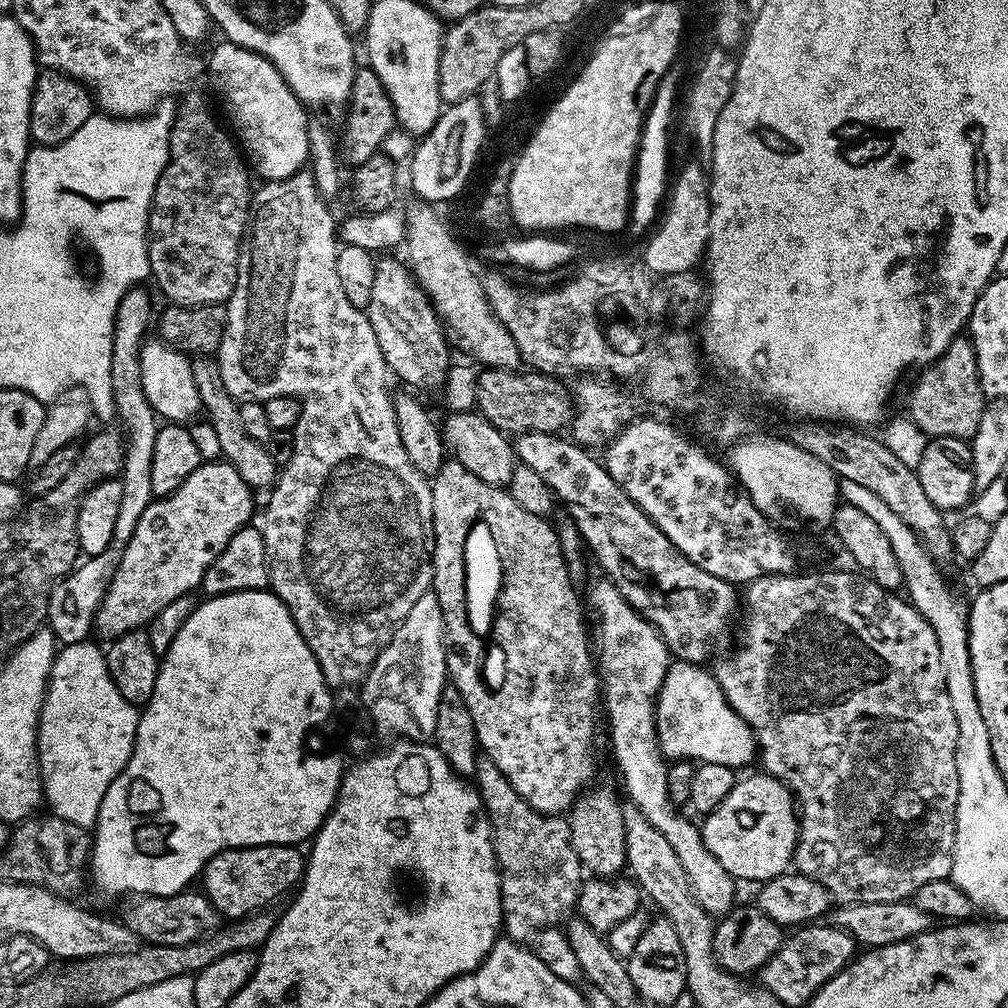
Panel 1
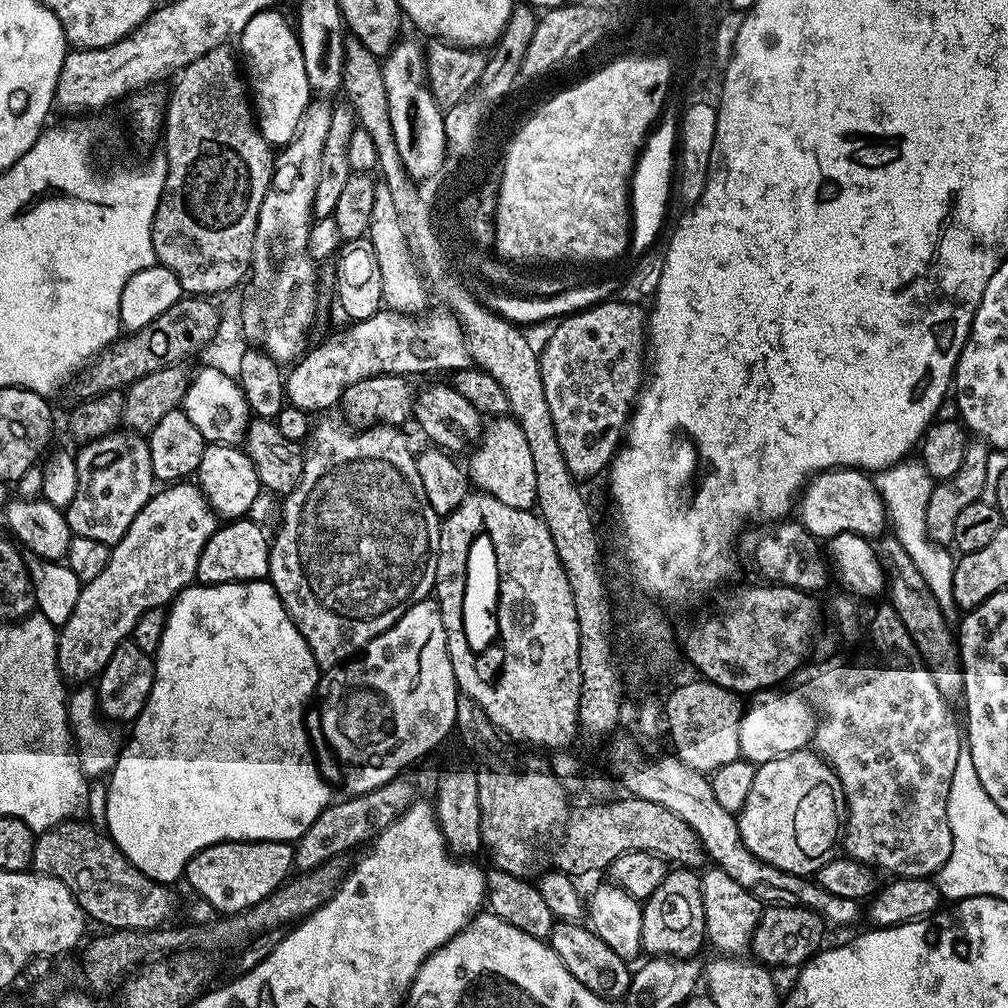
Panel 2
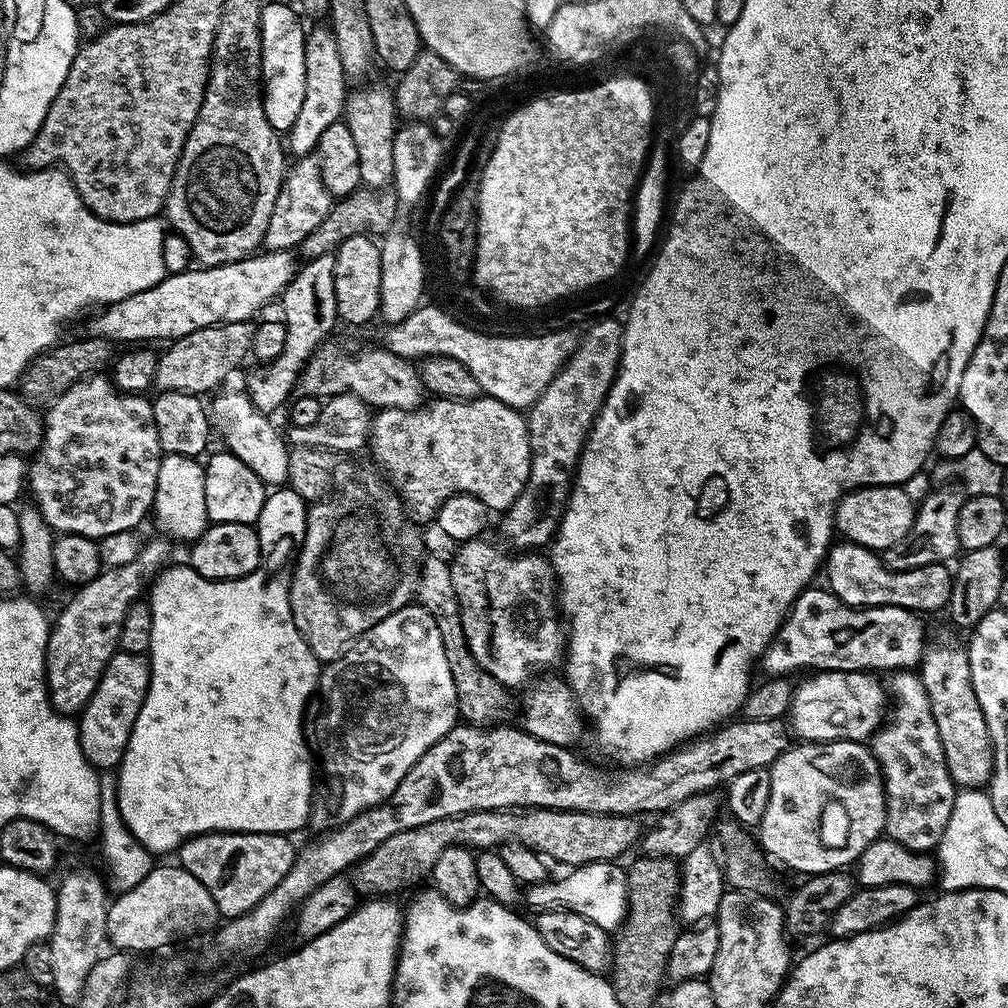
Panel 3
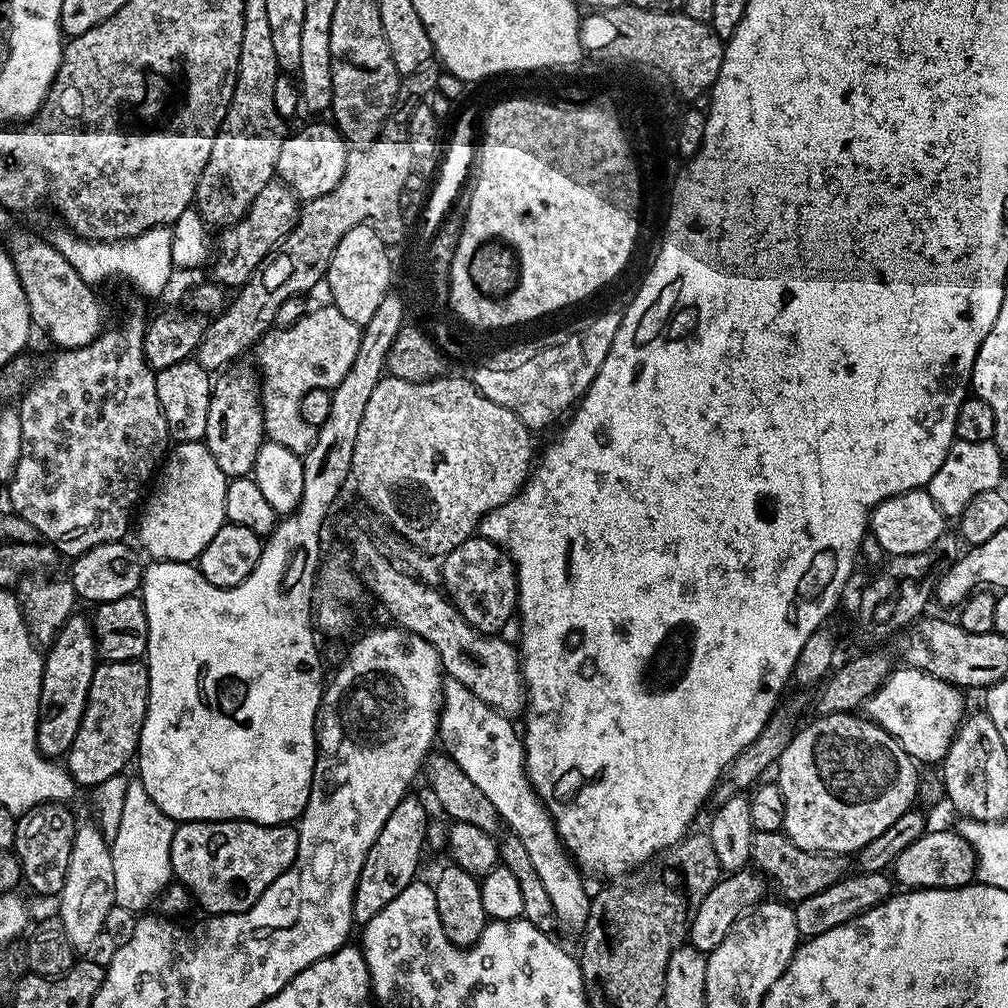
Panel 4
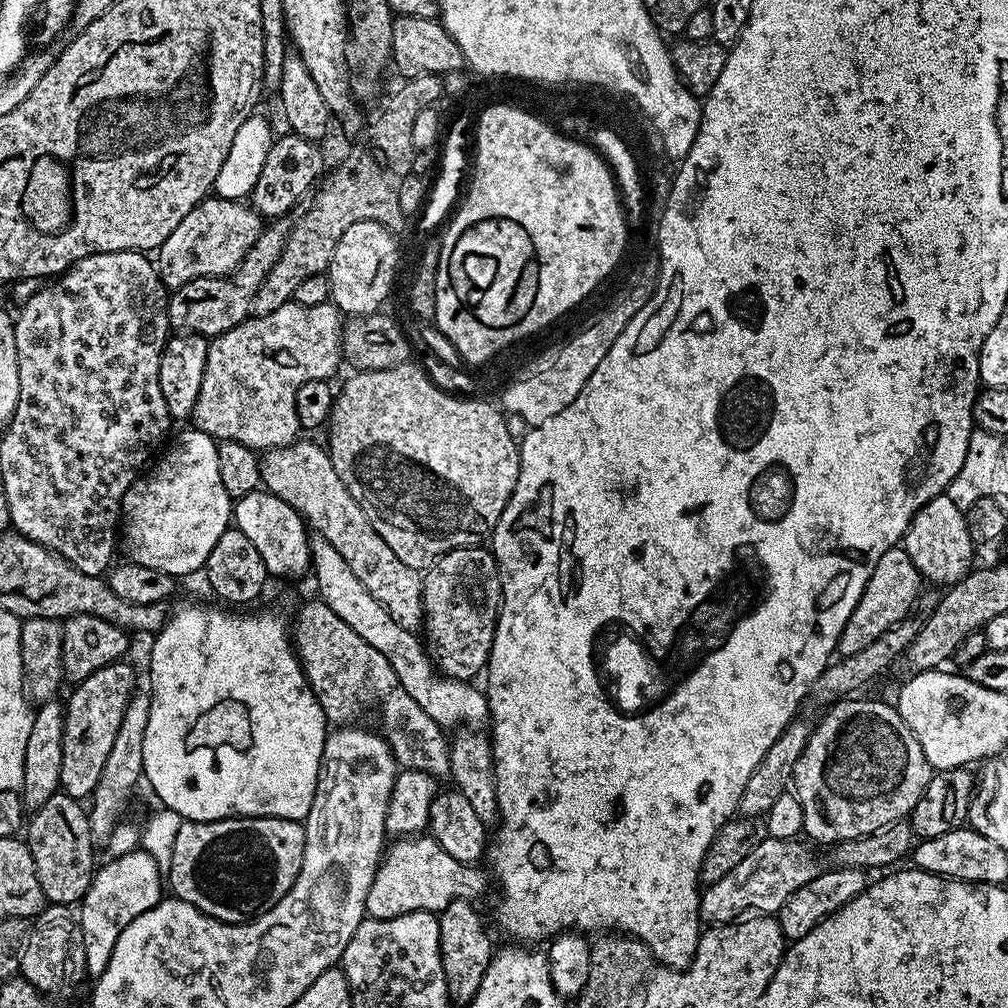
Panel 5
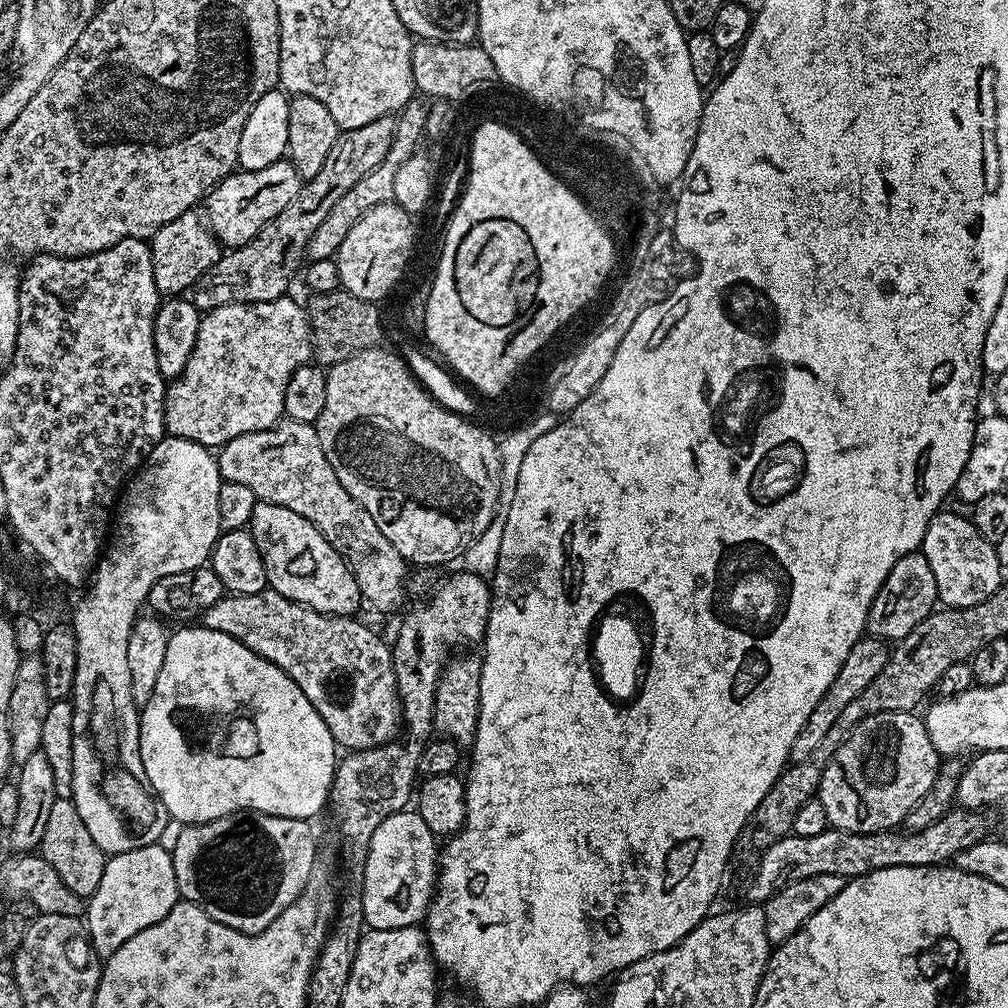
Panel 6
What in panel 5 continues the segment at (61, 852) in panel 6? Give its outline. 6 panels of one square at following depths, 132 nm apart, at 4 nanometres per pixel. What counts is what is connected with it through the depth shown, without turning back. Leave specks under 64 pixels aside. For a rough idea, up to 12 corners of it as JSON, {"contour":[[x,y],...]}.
{"contour":[[55,792],[26,824],[49,905],[79,905],[98,868],[85,805]]}

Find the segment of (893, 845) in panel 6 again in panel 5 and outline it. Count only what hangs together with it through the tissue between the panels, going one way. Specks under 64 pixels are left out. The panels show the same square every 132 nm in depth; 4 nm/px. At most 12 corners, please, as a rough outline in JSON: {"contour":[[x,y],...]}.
{"contour":[[766,838],[700,894],[705,925],[776,914],[822,864]]}

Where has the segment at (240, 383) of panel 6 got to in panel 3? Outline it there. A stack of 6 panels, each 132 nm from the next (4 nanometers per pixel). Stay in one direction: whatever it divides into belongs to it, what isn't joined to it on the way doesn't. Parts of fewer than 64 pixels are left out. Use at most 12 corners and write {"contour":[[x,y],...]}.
{"contour":[[325,342],[304,365],[305,396],[327,398],[293,447],[337,454],[367,445],[373,409],[426,400],[411,359],[384,346],[355,356]]}

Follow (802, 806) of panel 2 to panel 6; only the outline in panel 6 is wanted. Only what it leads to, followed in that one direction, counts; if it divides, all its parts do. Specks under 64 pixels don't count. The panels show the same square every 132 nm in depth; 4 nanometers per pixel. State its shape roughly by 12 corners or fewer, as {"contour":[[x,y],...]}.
{"contour":[[919,715],[859,720],[822,770],[829,825],[886,832],[942,756]]}

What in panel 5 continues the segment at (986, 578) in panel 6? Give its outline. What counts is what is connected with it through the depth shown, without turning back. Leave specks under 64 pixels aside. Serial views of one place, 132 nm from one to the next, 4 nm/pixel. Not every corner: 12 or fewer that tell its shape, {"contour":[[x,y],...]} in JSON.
{"contour":[[935,496],[902,547],[925,581],[973,571],[965,511]]}

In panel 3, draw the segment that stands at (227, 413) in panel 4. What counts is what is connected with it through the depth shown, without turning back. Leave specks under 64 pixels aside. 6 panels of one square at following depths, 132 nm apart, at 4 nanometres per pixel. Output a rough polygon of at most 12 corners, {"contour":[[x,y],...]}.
{"contour":[[335,255],[297,267],[280,293],[285,348],[256,366],[246,393],[283,409],[340,320]]}

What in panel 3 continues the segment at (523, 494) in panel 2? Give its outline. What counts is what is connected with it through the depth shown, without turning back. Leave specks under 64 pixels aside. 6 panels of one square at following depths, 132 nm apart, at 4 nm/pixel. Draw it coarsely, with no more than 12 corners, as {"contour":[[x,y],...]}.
{"contour":[[481,394],[382,408],[372,456],[417,521],[509,508],[527,419]]}

